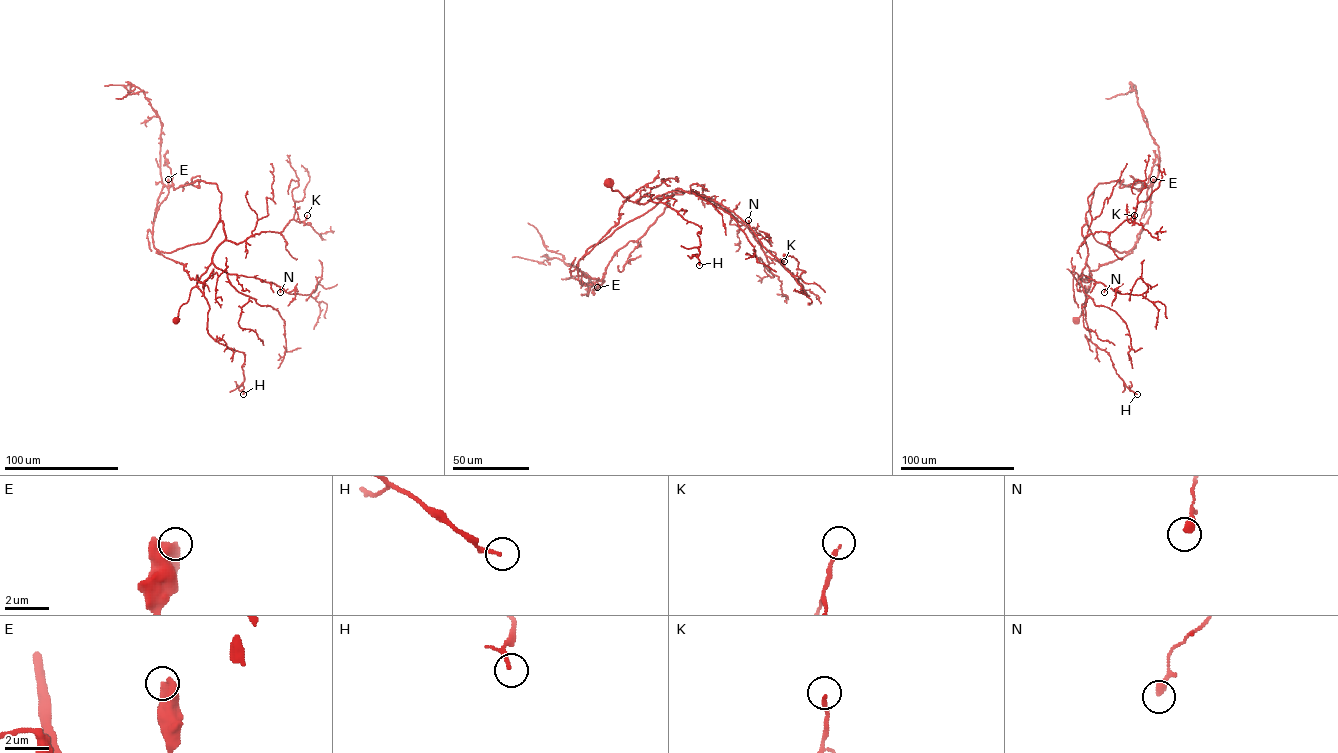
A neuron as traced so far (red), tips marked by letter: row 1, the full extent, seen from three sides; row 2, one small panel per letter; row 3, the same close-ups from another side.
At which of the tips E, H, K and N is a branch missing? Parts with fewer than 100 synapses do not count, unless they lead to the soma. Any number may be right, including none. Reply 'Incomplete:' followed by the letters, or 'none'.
Incomplete: none

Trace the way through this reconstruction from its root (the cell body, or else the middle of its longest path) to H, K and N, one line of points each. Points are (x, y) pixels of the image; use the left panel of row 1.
H: (176, 320), (179, 308), (196, 286), (209, 306), (208, 333), (245, 355), (243, 394)
K: (176, 320), (179, 308), (224, 241), (238, 244), (261, 232), (280, 233), (290, 220), (302, 222), (307, 215)
N: (176, 320), (191, 289), (211, 263), (229, 274), (272, 282), (280, 287), (280, 292)

